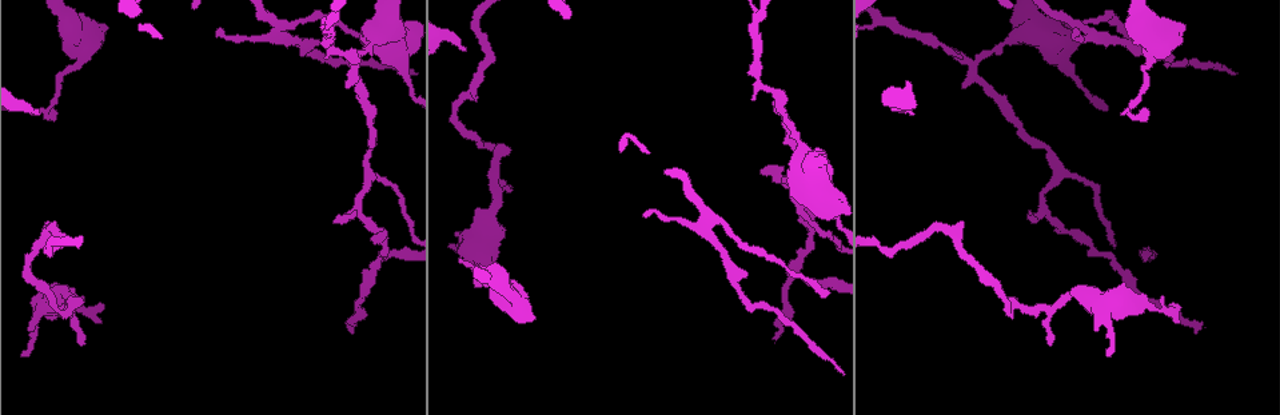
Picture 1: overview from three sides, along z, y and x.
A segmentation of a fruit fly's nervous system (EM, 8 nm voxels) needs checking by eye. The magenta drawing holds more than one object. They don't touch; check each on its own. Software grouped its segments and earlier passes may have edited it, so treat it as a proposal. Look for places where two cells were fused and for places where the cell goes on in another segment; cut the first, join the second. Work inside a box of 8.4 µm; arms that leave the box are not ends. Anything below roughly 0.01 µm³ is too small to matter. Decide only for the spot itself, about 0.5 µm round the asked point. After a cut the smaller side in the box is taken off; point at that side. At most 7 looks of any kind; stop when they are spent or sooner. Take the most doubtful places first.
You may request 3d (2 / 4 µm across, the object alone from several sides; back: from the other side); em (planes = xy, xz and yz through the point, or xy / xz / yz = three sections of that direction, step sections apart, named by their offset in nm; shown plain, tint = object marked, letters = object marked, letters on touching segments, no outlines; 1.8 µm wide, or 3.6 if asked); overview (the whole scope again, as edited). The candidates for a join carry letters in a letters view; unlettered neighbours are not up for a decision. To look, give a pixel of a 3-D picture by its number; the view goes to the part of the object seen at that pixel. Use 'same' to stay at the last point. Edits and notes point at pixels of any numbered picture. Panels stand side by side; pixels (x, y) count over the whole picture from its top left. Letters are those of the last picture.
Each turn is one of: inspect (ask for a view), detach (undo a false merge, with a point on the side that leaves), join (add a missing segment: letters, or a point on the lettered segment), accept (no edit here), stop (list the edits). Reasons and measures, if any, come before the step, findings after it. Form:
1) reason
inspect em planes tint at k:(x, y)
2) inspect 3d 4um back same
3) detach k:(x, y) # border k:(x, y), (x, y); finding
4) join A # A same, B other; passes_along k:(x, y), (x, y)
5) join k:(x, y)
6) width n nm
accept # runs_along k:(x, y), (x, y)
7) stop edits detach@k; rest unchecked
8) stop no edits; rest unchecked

end of a long branch
inspect em planes plain at 1:(37, 113)

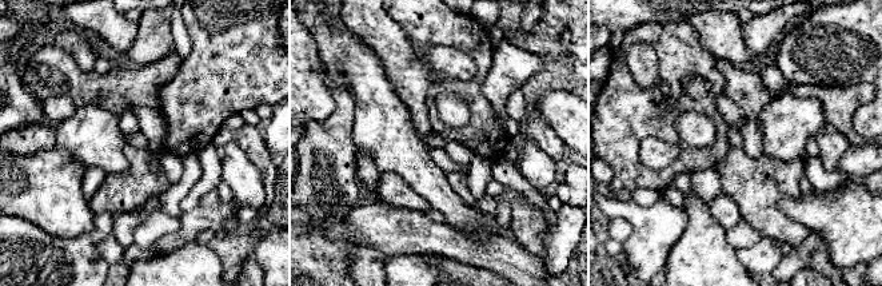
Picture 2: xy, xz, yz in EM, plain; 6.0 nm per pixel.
what lies round it
inspect em planes letters same

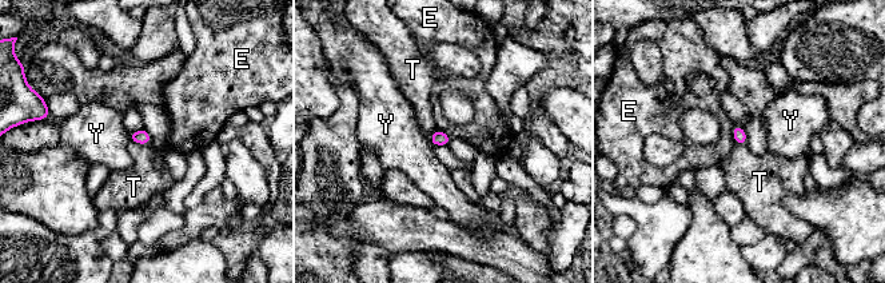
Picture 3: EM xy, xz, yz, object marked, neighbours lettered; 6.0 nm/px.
longest_contact T 120 nm
accept # E other, T other, Y other; no lettered segment goes on from it

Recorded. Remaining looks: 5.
thin neck
inspect 3d 4um at 1:(970, 61)

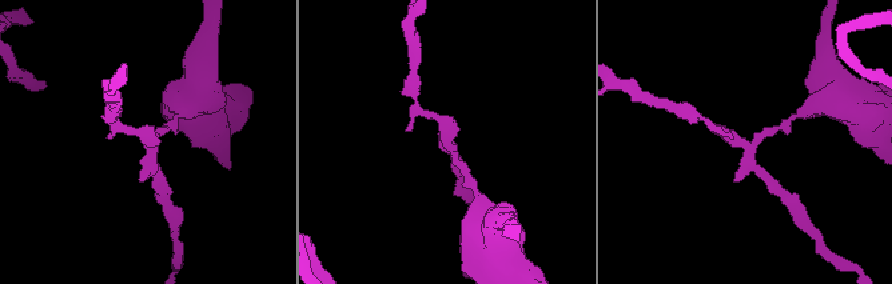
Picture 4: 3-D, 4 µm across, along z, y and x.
now the EM
inspect em planes plain at 4:(746, 149)

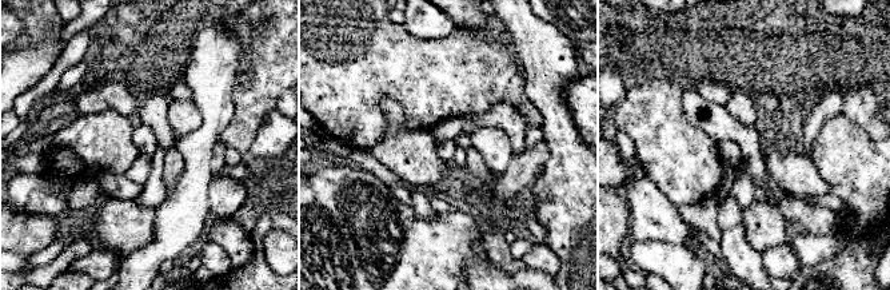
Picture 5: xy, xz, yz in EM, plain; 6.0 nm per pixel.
inspect em planes letters same

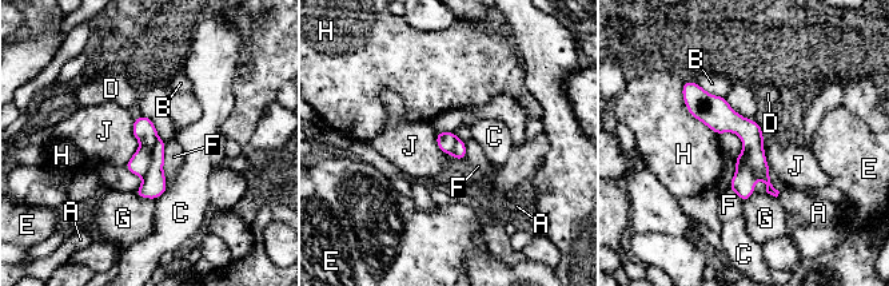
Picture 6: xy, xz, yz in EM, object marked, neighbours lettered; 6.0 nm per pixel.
longest_contact H 380 nm
detach 6:(143, 128) # A other, B other, C other, D other, E other, F other, G other, H other, J other; a second cell is stuck on

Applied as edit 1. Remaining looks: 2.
stop edits detach@6; rest unchecked

